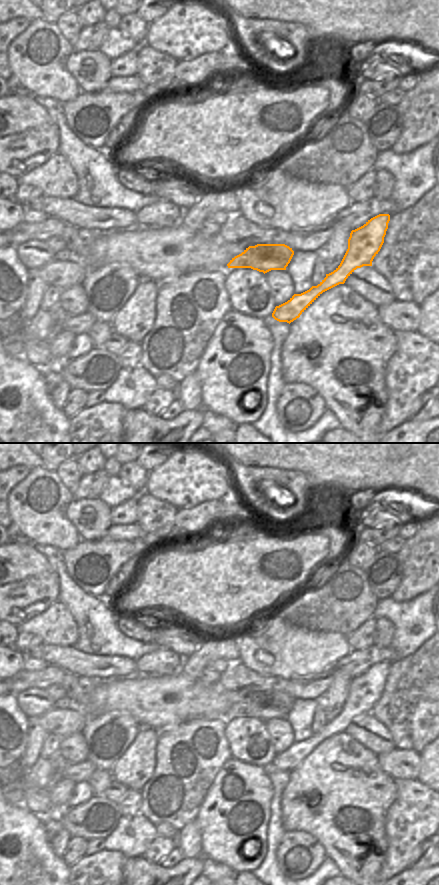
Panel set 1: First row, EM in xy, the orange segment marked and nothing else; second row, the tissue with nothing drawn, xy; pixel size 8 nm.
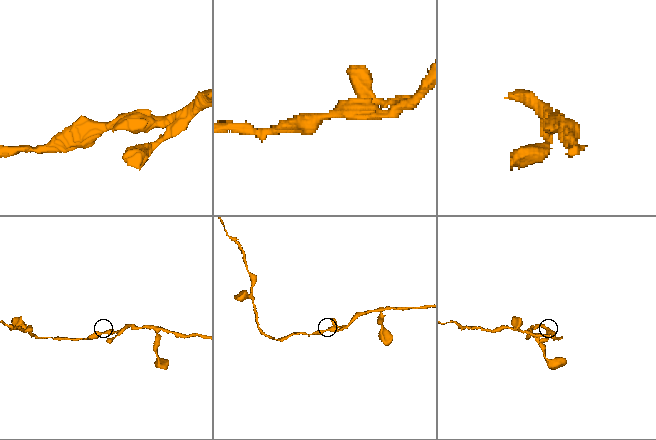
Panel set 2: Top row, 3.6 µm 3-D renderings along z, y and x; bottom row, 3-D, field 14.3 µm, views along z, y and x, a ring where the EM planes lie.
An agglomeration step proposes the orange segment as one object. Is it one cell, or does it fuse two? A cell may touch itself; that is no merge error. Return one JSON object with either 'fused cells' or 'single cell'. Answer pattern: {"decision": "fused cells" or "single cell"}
{"decision": "single cell"}

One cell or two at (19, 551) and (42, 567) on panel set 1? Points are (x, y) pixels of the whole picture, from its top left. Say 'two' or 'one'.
one

